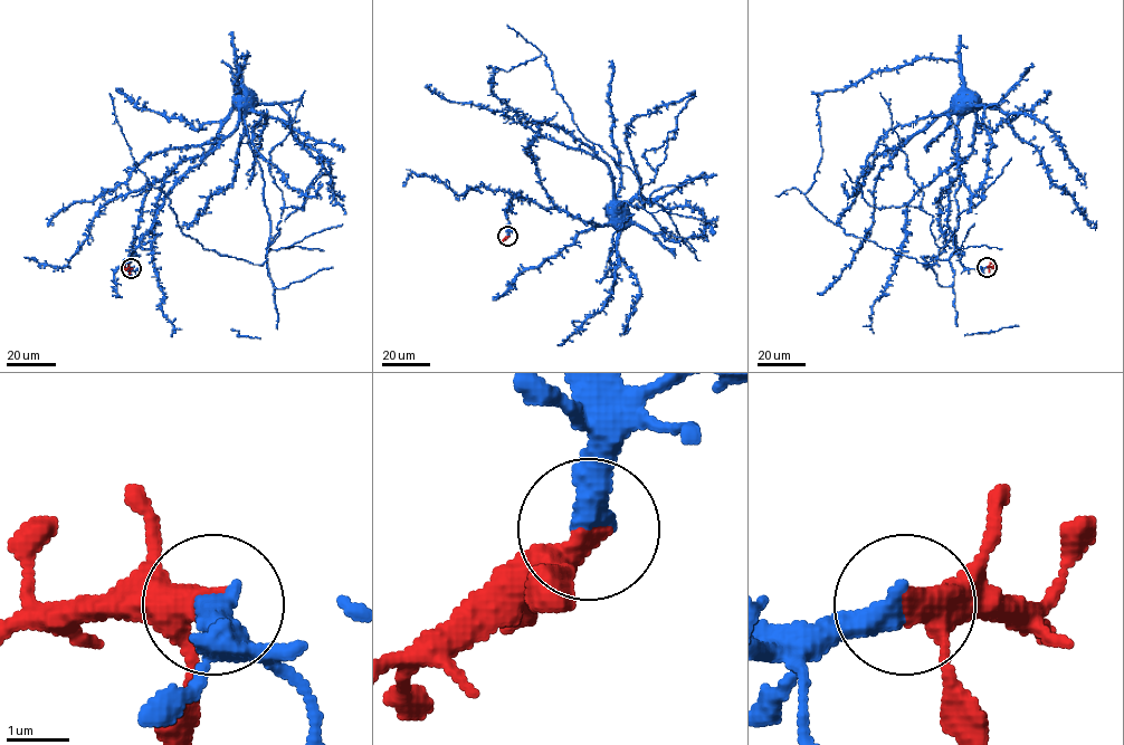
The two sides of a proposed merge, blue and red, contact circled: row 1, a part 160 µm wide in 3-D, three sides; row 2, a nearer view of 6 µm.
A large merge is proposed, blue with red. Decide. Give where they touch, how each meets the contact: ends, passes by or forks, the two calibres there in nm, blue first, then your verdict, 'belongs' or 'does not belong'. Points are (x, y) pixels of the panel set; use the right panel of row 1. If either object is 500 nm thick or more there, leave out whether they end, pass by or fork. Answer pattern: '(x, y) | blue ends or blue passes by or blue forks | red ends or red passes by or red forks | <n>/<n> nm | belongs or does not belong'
(987, 267) | blue ends | red passes by | 440/360 nm | belongs

